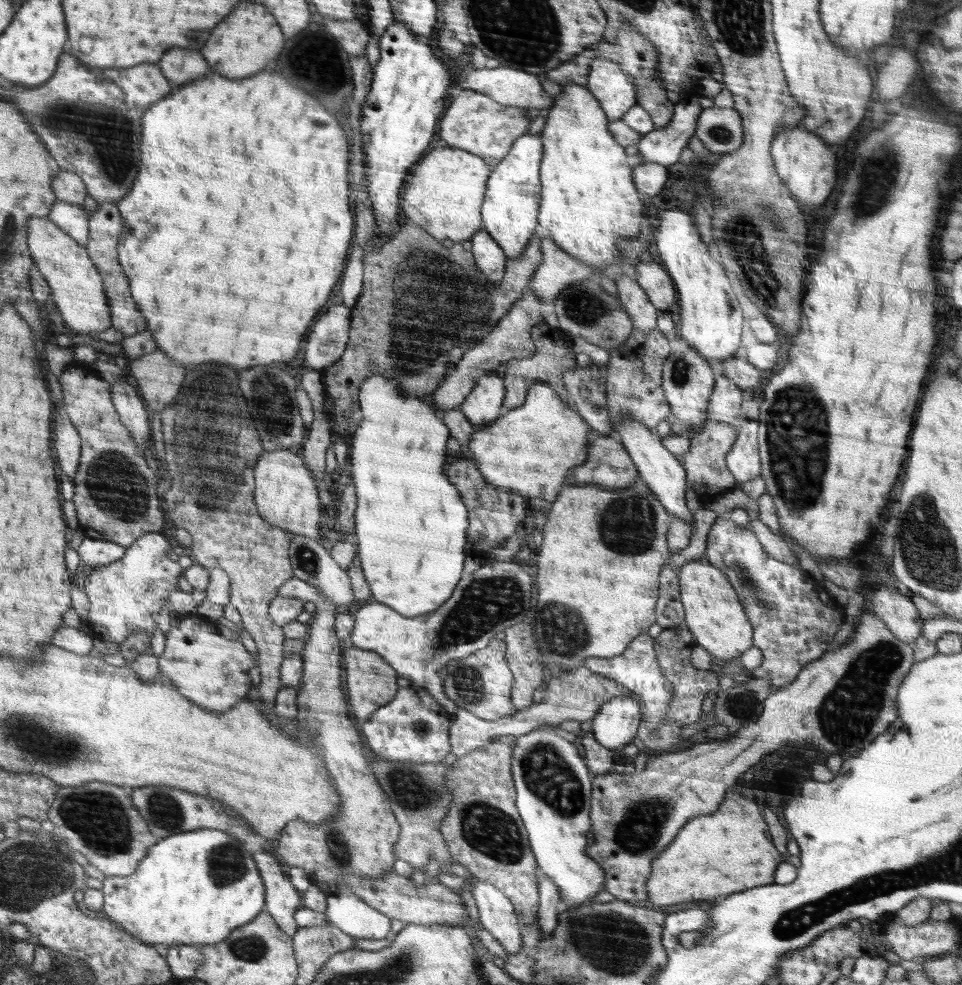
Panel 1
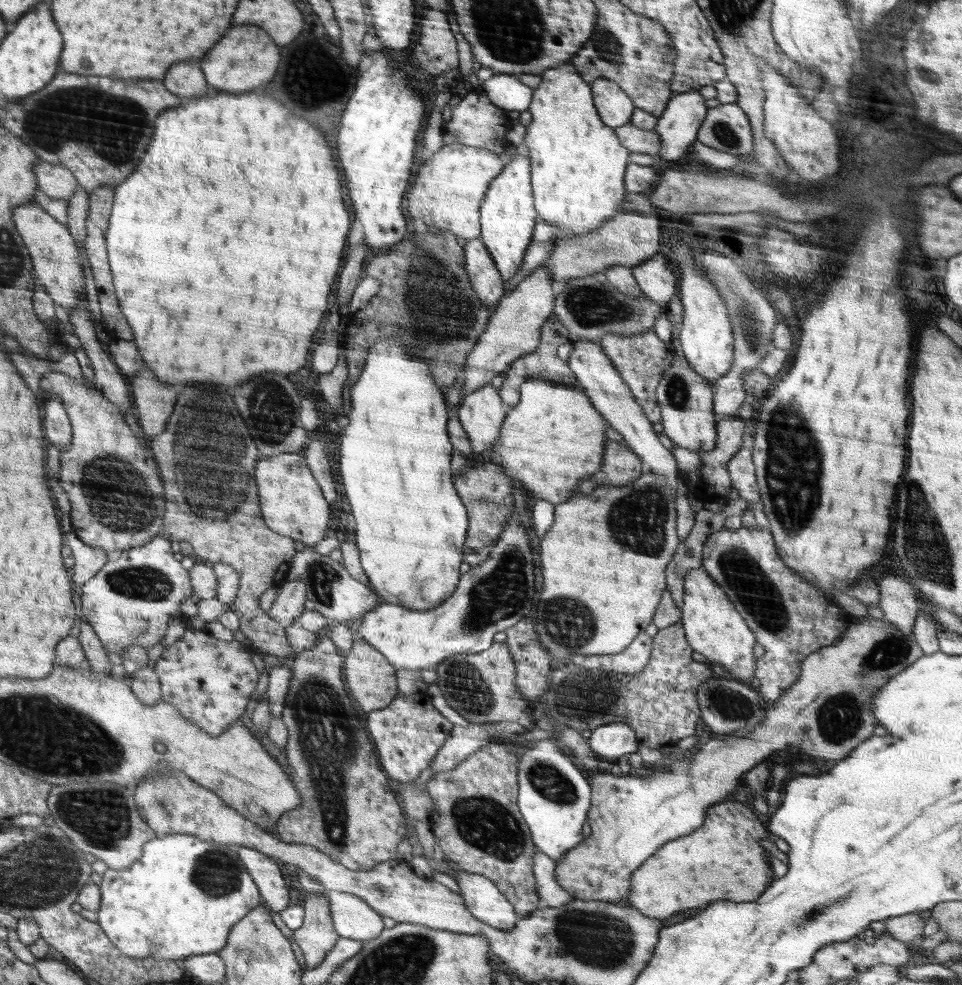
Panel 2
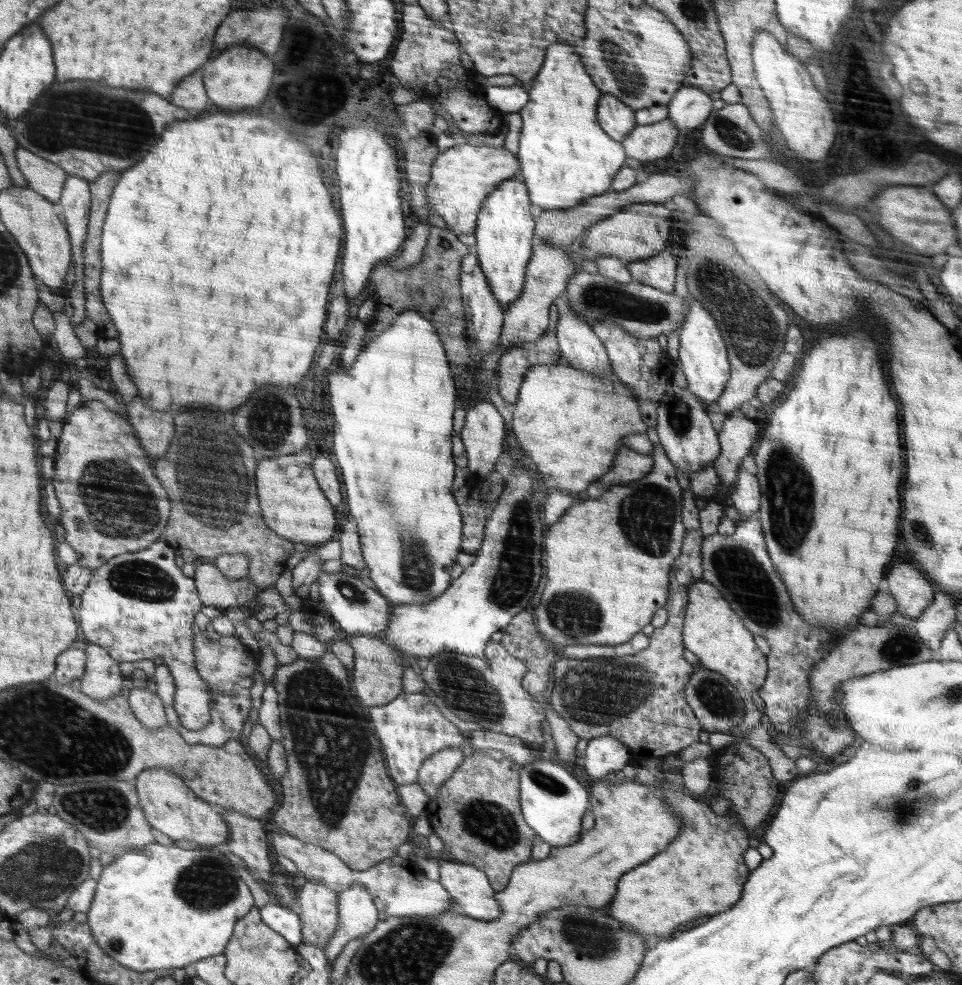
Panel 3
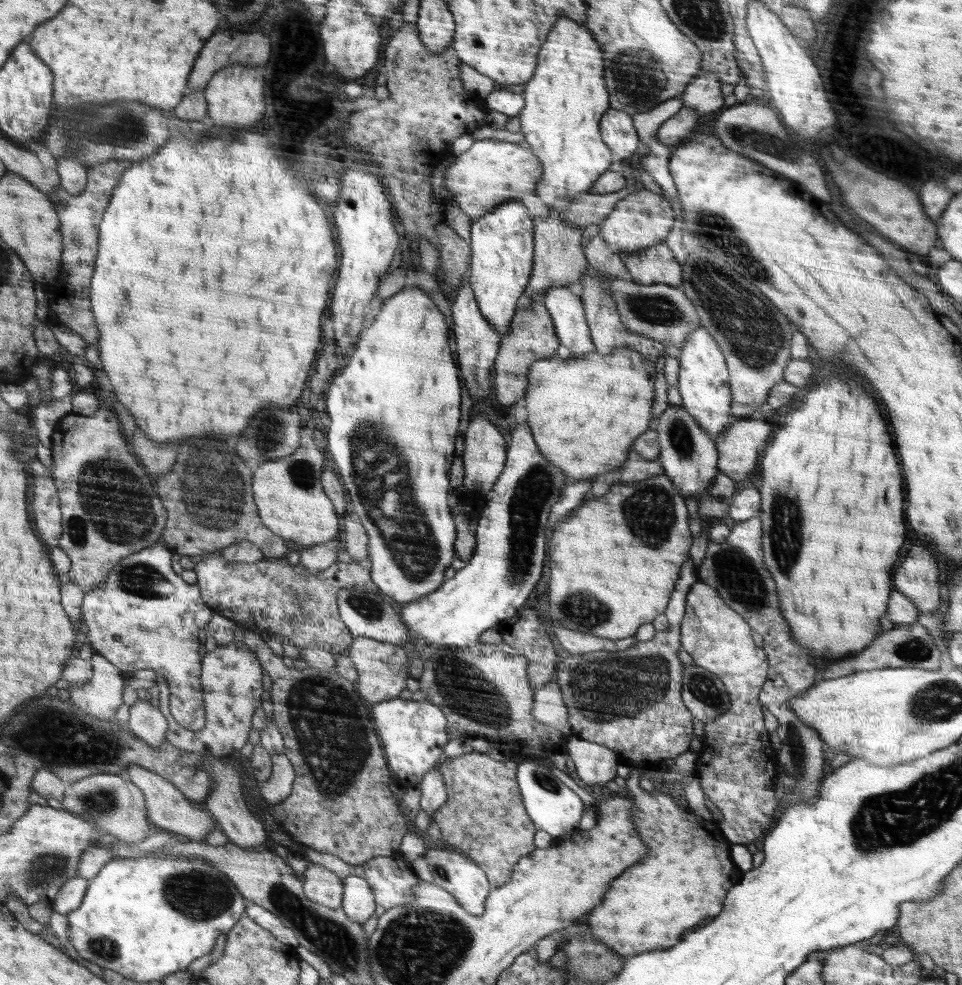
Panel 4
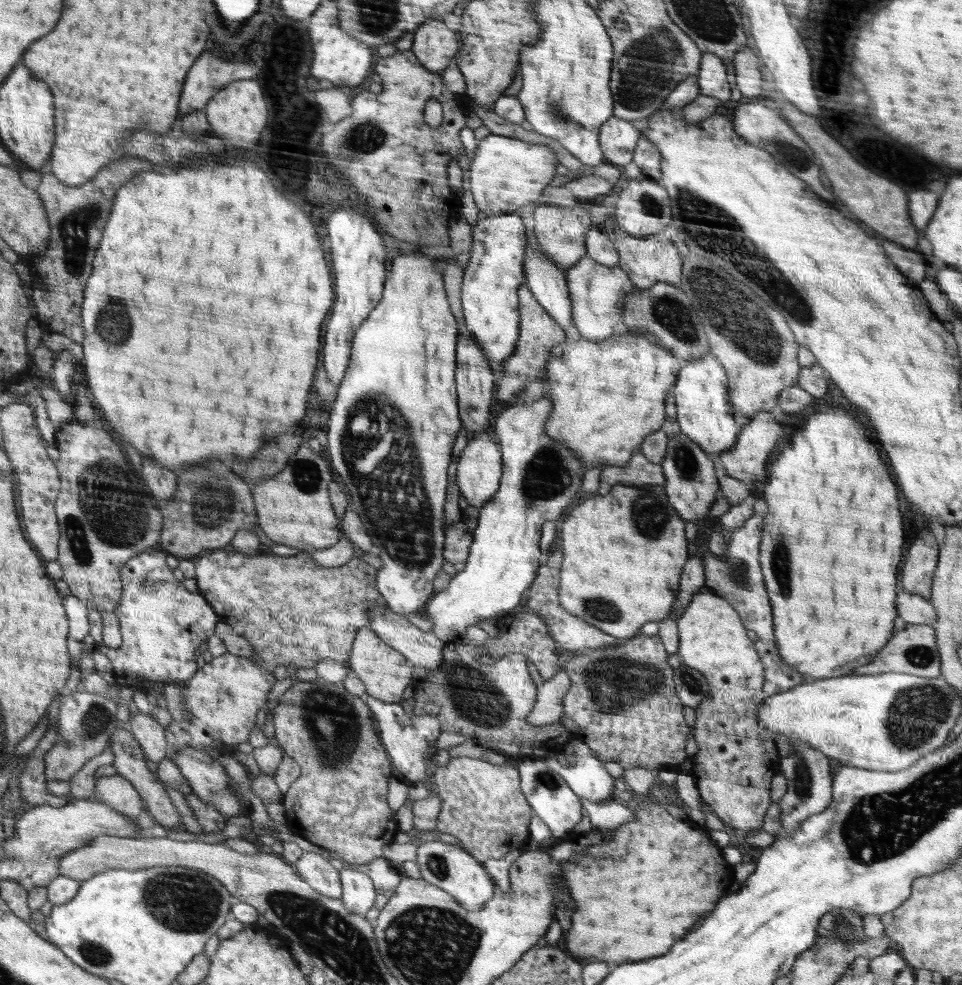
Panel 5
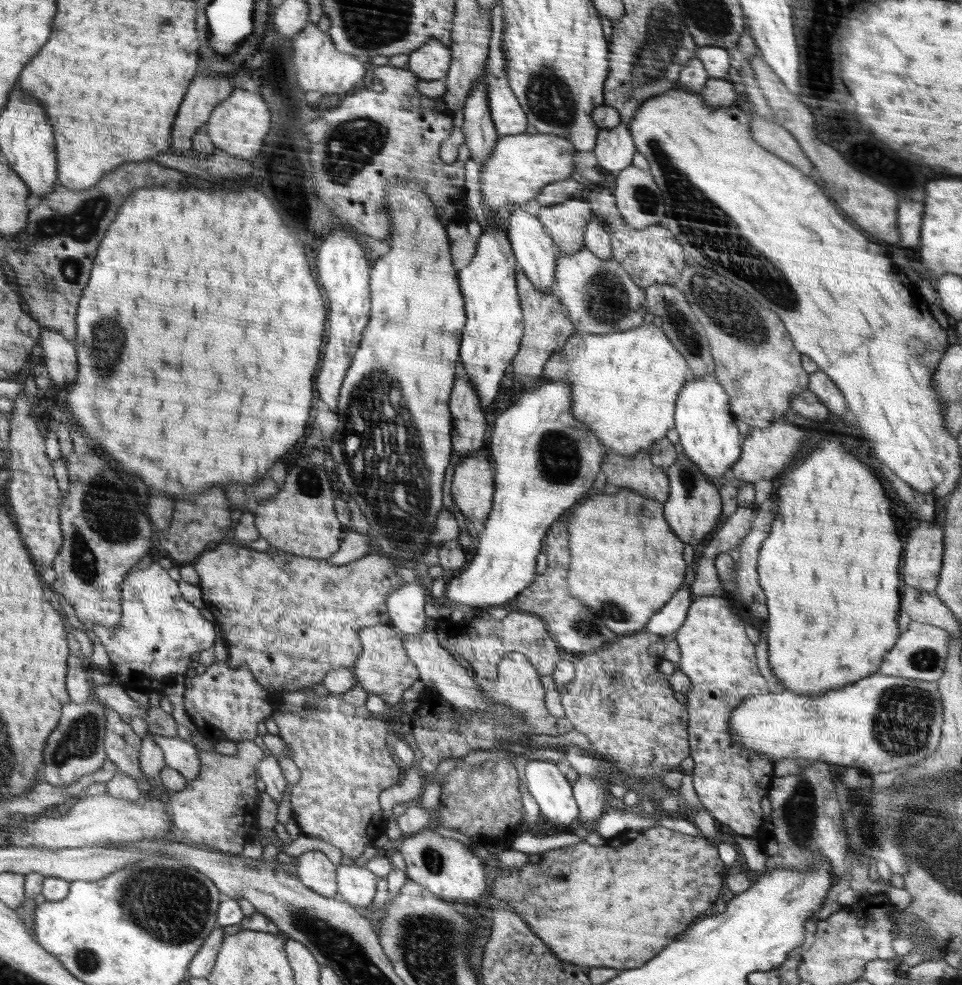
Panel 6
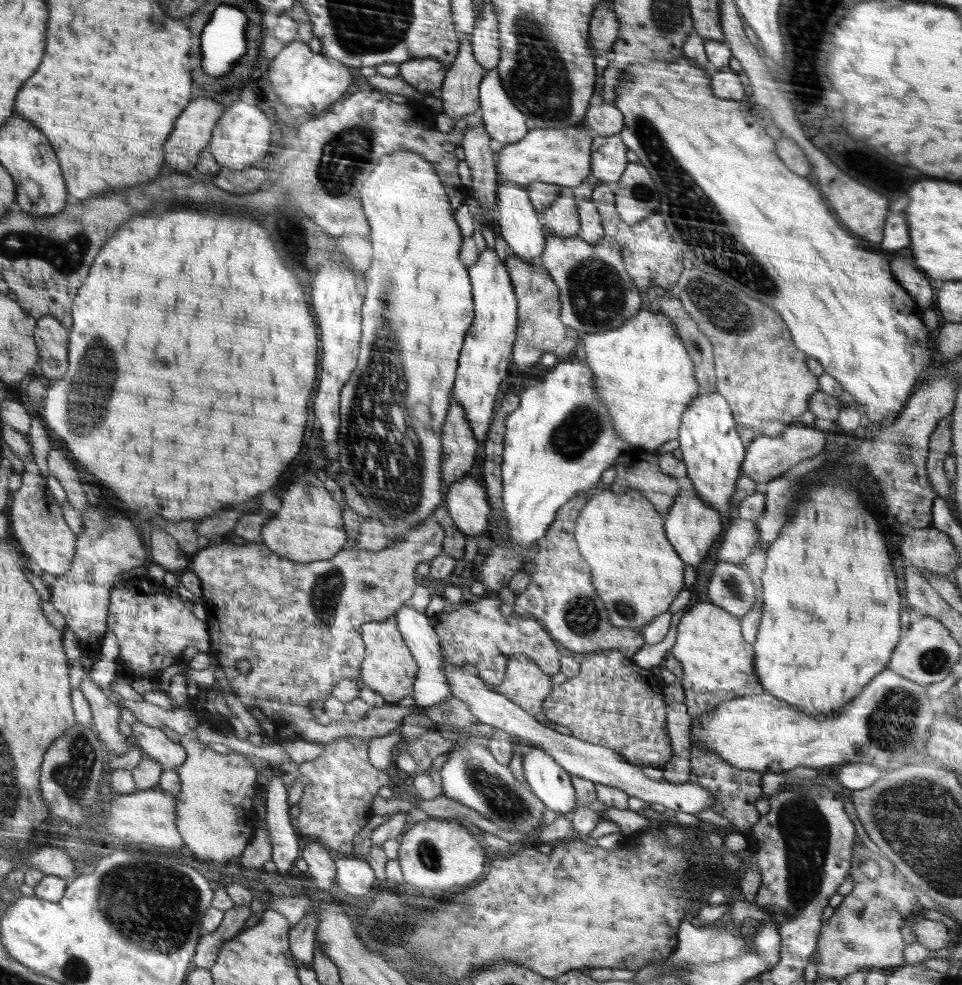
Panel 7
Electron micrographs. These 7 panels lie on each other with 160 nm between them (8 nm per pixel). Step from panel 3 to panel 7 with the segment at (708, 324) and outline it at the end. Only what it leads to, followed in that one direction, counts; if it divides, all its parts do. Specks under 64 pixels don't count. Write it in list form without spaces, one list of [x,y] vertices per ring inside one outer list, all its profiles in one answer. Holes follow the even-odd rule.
[[[717,392],[699,393],[688,405],[682,418],[677,438],[682,450],[682,462],[687,468],[687,477],[692,480],[699,499],[722,517],[732,511],[731,498],[741,472],[746,447],[739,437],[737,422],[726,399]]]

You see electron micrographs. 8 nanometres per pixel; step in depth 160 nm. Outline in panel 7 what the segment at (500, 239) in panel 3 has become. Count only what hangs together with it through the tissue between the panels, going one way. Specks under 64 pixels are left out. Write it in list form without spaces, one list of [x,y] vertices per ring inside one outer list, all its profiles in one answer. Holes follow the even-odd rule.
[[[486,248],[479,254],[476,264],[468,269],[474,291],[475,318],[472,334],[468,334],[468,342],[463,342],[464,358],[460,358],[460,378],[456,378],[455,389],[451,392],[451,398],[466,410],[476,442],[480,443],[486,440],[498,386],[508,372],[512,344],[515,344],[520,325],[519,300],[516,299],[512,280],[508,278],[506,264],[502,264],[496,254],[494,250]]]

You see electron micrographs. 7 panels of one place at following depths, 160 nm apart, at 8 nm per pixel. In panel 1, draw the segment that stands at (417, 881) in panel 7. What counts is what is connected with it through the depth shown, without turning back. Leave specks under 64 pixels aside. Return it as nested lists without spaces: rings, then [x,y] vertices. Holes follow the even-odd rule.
[[[479,880],[470,884],[473,885],[471,893],[476,900],[482,926],[510,955],[518,953],[523,945],[522,927],[511,899],[492,883]]]

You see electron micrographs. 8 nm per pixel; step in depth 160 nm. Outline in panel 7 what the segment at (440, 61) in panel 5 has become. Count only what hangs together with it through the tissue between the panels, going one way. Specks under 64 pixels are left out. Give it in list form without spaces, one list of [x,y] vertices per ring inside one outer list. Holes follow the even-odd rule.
[[[414,58],[400,64],[399,76],[417,92],[437,94],[443,85],[446,69],[435,58]]]

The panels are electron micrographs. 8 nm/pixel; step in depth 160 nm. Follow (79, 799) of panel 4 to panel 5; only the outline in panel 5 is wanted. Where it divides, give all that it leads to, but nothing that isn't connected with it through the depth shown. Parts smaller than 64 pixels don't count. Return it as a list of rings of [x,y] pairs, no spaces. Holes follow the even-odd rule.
[[[119,775],[102,777],[95,784],[94,800],[106,803],[133,823],[138,823],[138,814],[144,808],[134,784]]]

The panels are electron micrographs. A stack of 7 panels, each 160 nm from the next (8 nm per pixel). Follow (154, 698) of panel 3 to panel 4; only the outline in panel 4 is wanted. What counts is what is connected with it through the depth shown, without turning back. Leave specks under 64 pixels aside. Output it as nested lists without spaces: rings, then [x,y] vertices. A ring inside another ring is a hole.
[[[138,699],[130,708],[130,720],[128,726],[130,731],[150,745],[150,747],[160,747],[165,740],[167,721],[158,707],[154,707],[150,701]]]

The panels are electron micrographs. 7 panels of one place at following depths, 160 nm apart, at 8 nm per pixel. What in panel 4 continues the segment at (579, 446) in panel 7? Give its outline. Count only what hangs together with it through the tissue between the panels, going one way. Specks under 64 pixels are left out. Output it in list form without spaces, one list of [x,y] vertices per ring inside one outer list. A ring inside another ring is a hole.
[[[525,423],[517,424],[510,436],[508,445],[507,466],[503,474],[495,482],[495,486],[488,492],[488,504],[485,506],[483,518],[480,518],[478,545],[470,561],[464,568],[457,570],[454,577],[448,579],[440,586],[440,590],[430,593],[427,597],[412,604],[404,604],[401,618],[407,626],[411,636],[424,638],[428,644],[446,646],[468,646],[476,643],[478,636],[494,628],[500,618],[508,618],[508,610],[516,612],[534,590],[536,582],[542,576],[544,560],[546,560],[546,522],[550,508],[558,502],[564,488],[564,474],[552,462],[542,456],[534,444],[534,436],[530,434],[531,428]]]

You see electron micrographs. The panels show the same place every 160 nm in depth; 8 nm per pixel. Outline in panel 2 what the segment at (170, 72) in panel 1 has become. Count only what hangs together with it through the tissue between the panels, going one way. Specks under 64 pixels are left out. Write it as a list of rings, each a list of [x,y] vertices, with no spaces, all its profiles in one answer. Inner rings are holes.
[[[178,62],[172,66],[172,74],[168,74],[168,80],[164,80],[163,85],[172,94],[179,94],[186,100],[205,96],[208,90],[204,73],[196,62]]]

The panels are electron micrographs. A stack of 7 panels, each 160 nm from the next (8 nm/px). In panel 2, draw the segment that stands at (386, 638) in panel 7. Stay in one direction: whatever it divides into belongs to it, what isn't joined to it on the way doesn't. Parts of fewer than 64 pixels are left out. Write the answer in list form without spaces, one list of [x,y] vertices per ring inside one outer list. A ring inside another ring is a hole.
[[[357,638],[345,657],[347,658],[348,686],[351,688],[352,696],[356,698],[357,704],[362,706],[366,712],[384,709],[398,697],[395,665],[389,663],[386,656],[376,650],[375,646]]]

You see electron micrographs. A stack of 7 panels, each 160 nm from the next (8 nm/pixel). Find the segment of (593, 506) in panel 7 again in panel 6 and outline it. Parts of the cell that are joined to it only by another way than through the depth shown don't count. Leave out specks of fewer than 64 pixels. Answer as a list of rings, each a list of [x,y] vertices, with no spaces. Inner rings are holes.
[[[621,488],[614,496],[594,496],[592,500],[586,500],[576,508],[570,522],[572,554],[576,554],[576,566],[572,566],[572,590],[576,590],[576,598],[590,602],[590,608],[601,621],[620,637],[644,630],[651,617],[679,592],[686,572],[682,560],[684,542],[671,530],[663,503]]]

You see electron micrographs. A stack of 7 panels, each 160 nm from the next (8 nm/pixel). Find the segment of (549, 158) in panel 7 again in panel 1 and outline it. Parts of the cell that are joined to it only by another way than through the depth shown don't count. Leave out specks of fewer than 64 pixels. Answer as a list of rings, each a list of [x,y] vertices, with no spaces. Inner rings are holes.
[[[438,145],[433,151],[424,155],[420,162],[417,162],[416,170],[413,170],[412,178],[409,179],[409,185],[404,189],[401,207],[410,222],[423,227],[427,234],[440,242],[444,239],[449,239],[454,243],[470,240],[482,230],[482,200],[484,200],[484,192],[487,192],[486,180],[490,180],[491,173],[492,167],[488,166],[488,162],[480,158],[480,155]]]

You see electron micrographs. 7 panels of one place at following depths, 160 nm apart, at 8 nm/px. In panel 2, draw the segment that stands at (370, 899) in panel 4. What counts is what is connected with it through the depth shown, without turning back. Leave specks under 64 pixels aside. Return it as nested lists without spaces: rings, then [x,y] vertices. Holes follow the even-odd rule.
[[[327,891],[334,930],[342,938],[367,941],[385,929],[382,915],[363,898],[338,891]]]

